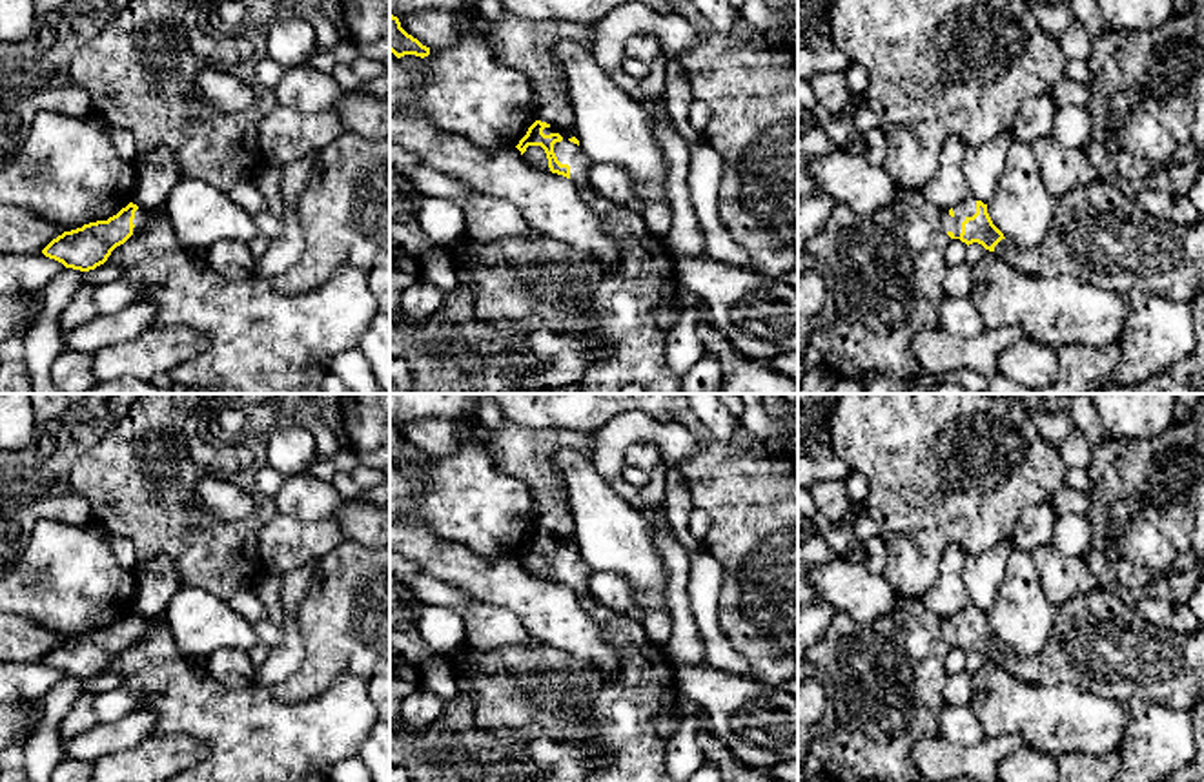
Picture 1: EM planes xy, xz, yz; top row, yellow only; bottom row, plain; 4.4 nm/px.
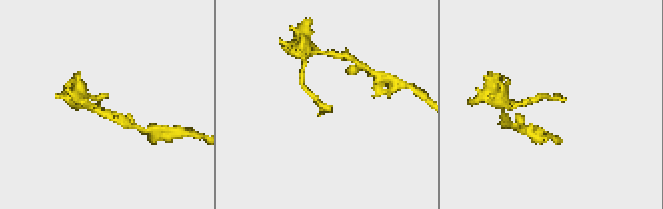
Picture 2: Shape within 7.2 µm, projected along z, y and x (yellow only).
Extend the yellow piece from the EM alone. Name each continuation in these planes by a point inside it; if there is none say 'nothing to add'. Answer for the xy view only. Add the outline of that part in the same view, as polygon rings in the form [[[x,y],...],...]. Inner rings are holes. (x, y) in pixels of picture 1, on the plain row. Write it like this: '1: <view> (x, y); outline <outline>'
1: xy (142, 626); outline [[[138,616],[133,627],[133,633],[135,633],[133,643],[142,640],[149,631],[151,631],[151,620]]]

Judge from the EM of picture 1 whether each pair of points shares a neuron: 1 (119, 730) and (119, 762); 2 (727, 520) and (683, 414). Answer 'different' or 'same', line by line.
1: different
2: same

